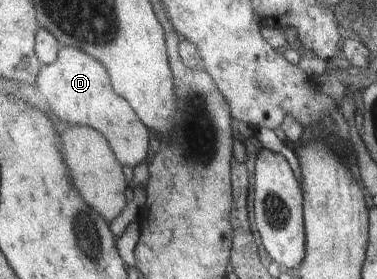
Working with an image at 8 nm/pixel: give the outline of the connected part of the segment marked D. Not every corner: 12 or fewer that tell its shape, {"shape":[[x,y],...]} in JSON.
{"shape":[[61,44],[42,95],[62,121],[94,127],[123,167],[149,162],[154,135],[108,69]]}

